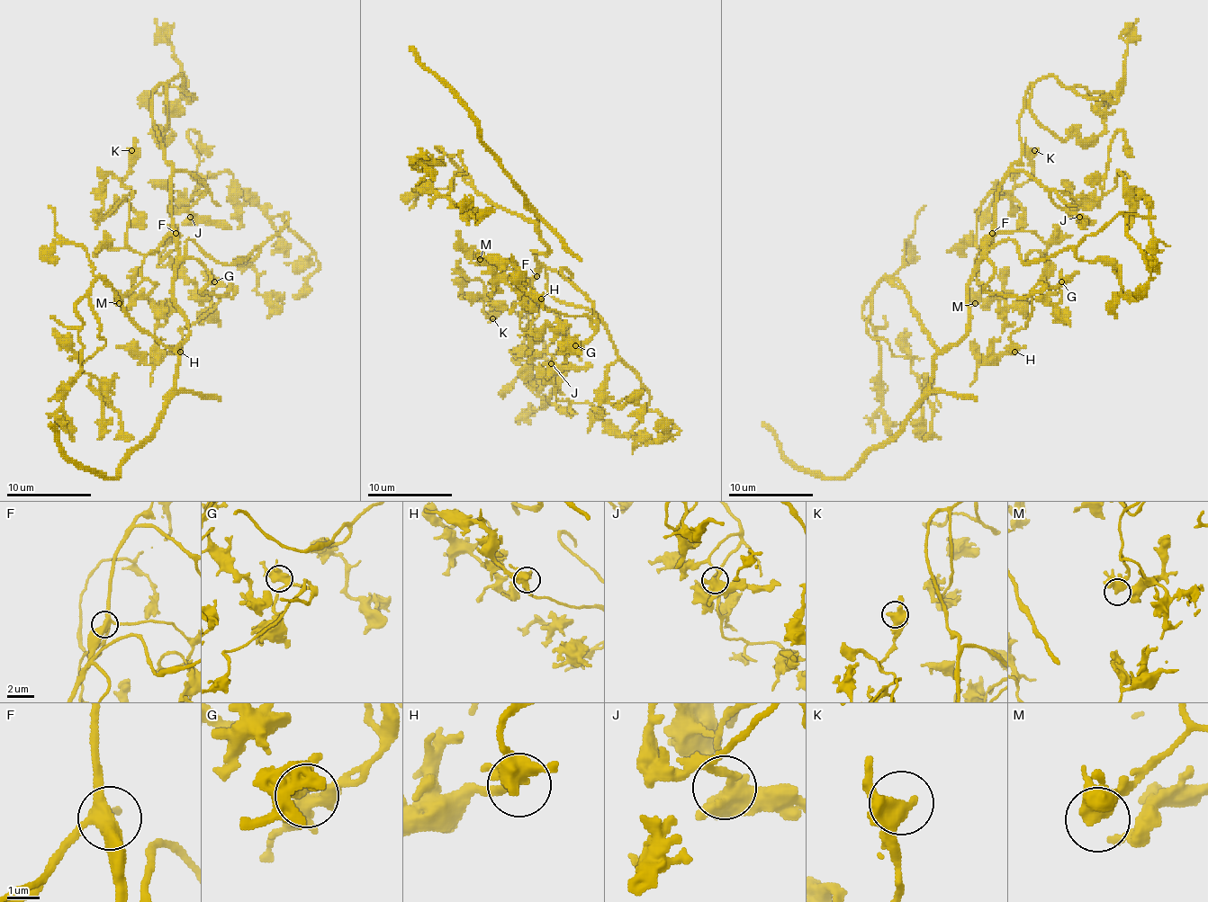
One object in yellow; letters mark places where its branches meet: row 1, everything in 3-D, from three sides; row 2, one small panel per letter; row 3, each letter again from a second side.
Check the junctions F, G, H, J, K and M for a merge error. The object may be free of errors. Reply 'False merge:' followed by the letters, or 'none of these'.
False merge: none of these

